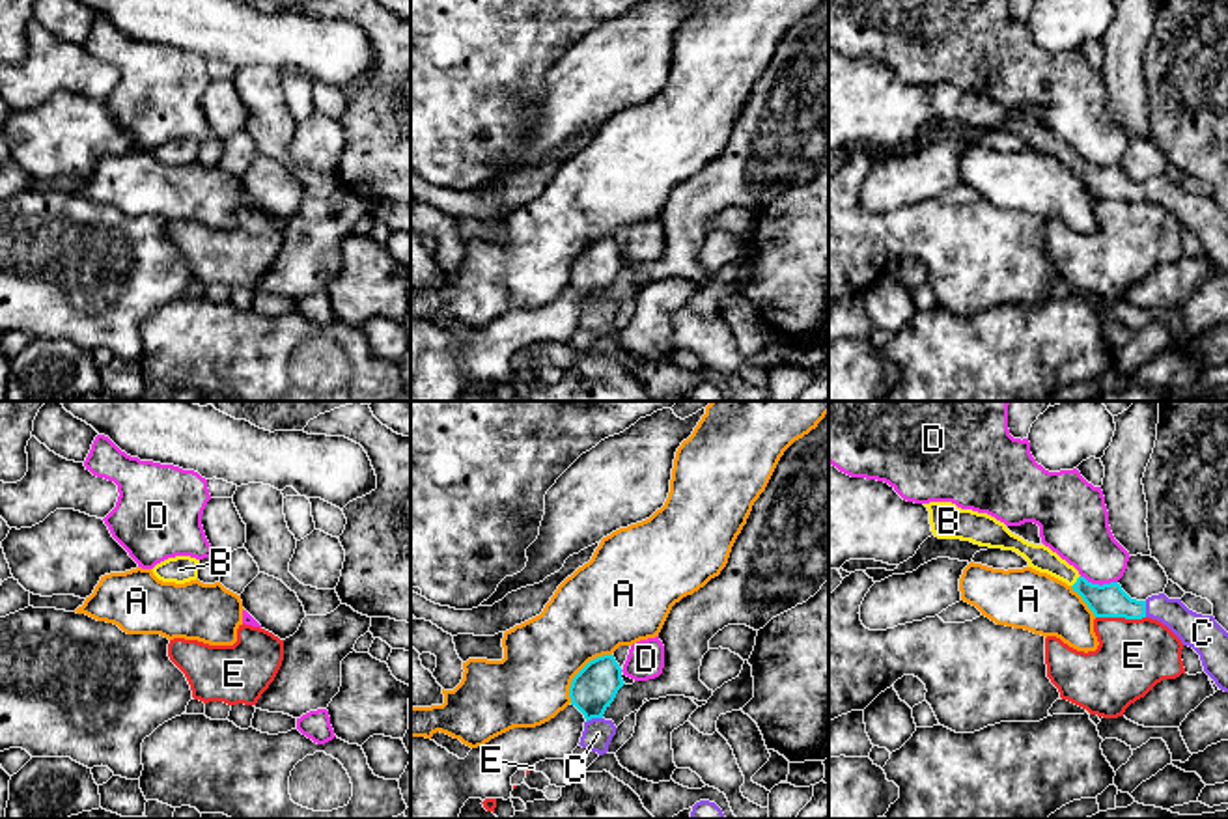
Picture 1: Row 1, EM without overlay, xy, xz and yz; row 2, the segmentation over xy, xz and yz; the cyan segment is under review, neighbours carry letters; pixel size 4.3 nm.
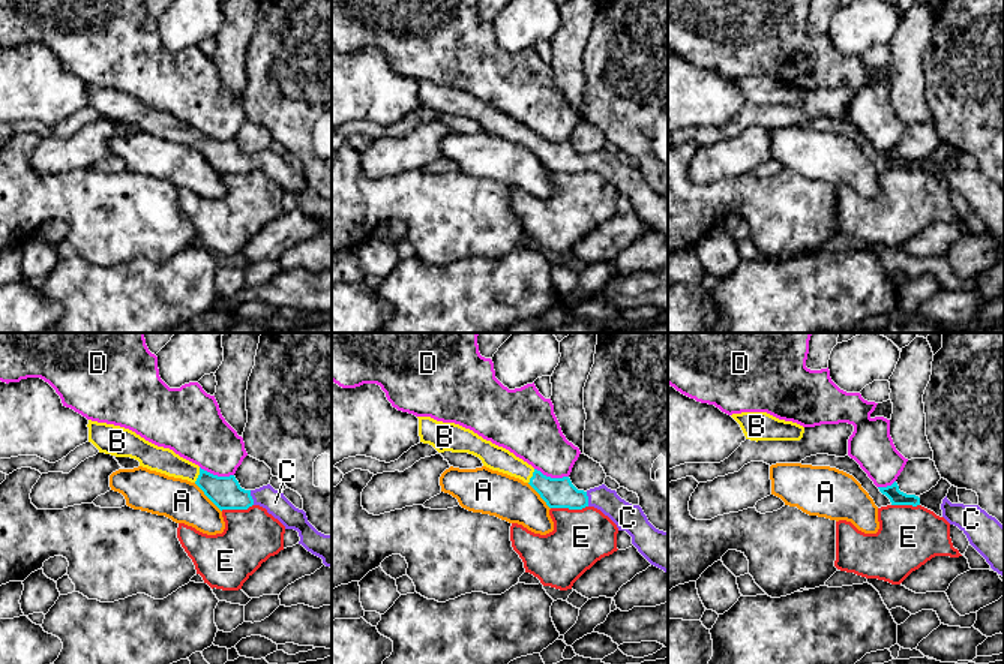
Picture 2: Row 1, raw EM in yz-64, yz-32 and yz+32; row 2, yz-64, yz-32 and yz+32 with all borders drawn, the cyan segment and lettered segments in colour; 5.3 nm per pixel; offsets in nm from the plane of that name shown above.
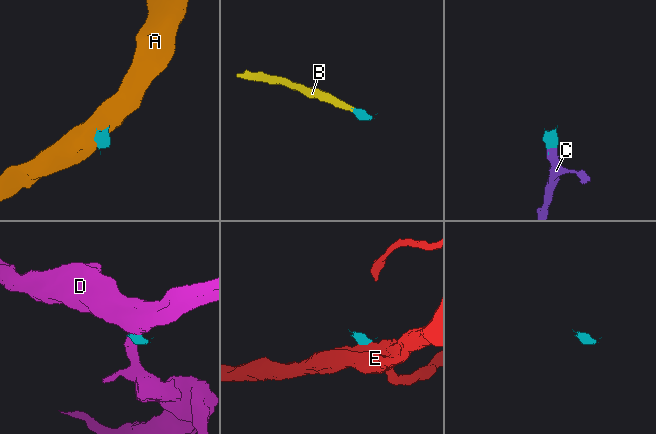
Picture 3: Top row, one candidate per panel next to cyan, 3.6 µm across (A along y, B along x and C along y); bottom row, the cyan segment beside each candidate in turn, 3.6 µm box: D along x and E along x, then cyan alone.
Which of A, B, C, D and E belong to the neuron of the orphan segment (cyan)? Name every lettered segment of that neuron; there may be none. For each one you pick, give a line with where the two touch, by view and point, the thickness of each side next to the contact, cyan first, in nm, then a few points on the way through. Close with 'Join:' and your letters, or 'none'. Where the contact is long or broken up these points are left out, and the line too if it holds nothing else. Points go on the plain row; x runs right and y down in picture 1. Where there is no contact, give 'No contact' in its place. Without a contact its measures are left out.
B: Touches cyan at yz (1077, 163). Thickness 140 nm (cyan) against 110 nm. Path across: yz (1105, 183), (1090, 176), (1077, 163), (1042, 140)
C: Touches cyan at xz (594, 299). Thickness 190 nm (cyan) against 130 nm. Path across: xz (596, 267), (594, 299), (598, 316)
Join: B, C

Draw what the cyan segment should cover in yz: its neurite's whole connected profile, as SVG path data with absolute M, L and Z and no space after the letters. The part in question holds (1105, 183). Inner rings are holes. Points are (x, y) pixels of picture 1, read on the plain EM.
M929 84L924 88L929 93L929 106L935 119L1013 132L1028 144L1028 149L1071 168L1095 200L1151 200L1161 203L1183 228L1193 229L1200 237L1204 254L1221 272L1228 274L1228 215L1213 198L1196 196L1181 181L1168 181L1165 175L1137 183L1118 164L1092 166L1049 129L1025 123L987 95L961 91L952 84Z

